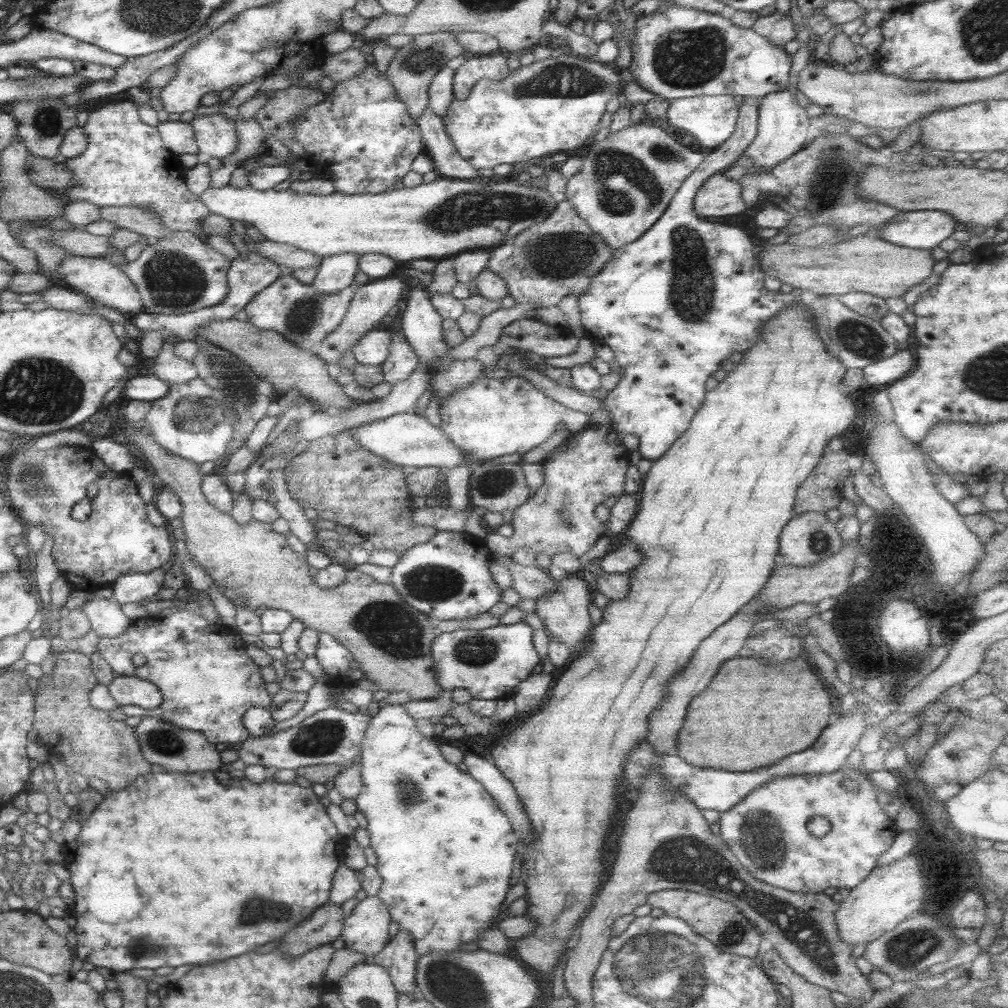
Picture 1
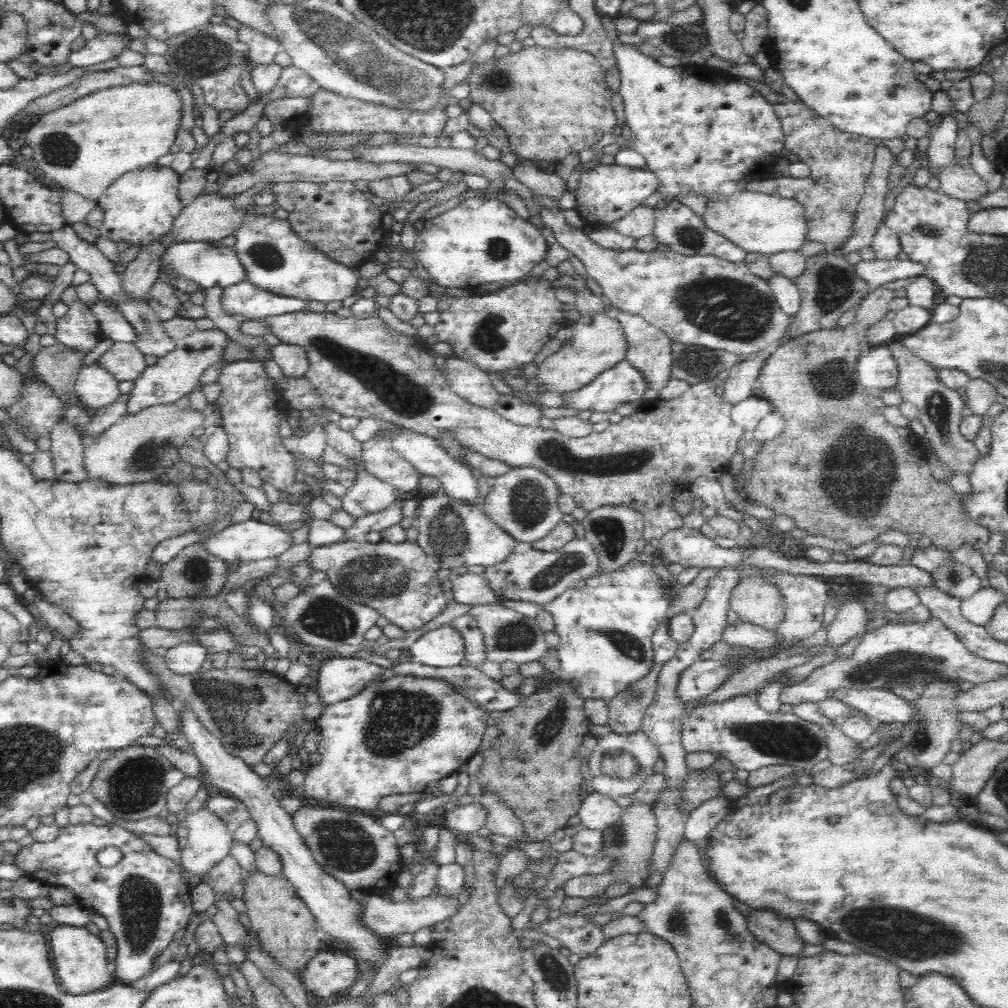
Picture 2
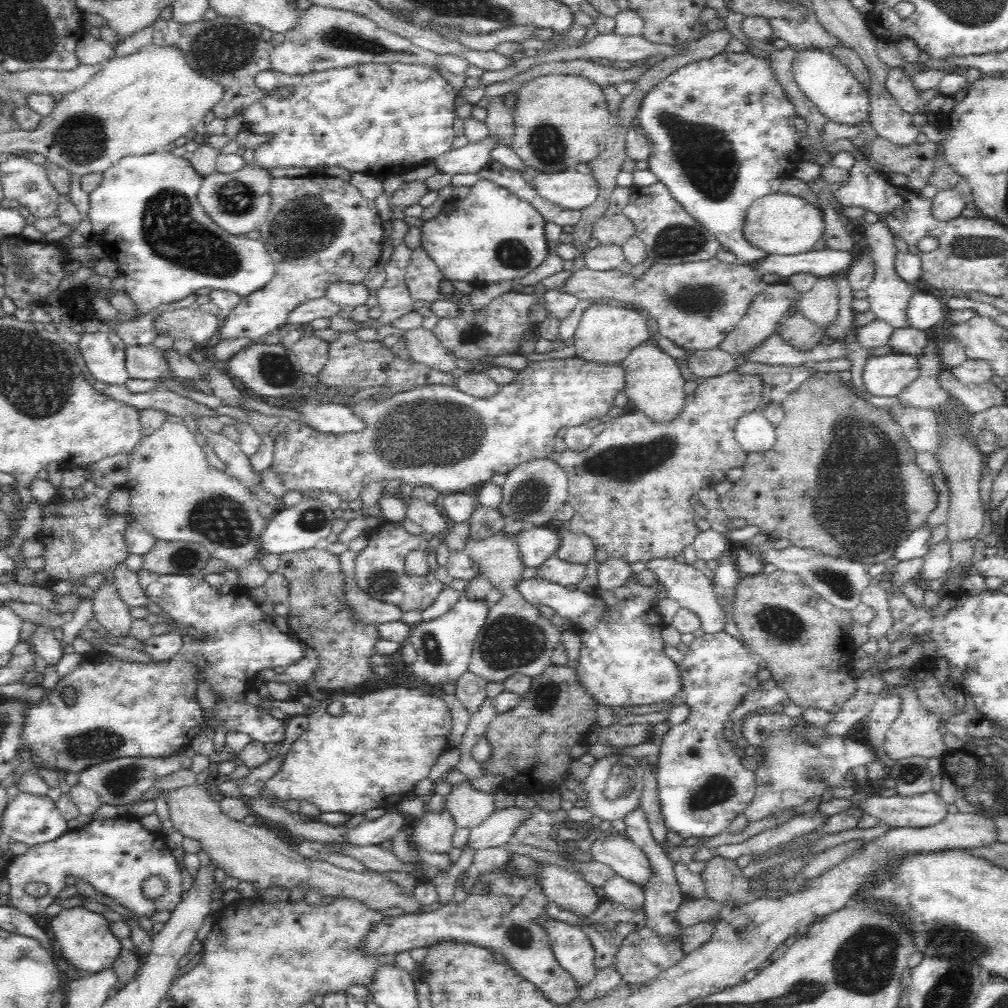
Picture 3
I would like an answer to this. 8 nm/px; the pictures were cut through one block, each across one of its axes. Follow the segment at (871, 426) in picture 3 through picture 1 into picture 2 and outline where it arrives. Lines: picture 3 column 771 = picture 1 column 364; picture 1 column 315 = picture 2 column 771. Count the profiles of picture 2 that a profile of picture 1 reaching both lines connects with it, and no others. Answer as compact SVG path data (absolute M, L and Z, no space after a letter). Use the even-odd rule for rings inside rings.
M886 285L872 289L861 300L854 322L850 322L848 326L844 326L844 328L838 328L836 326L834 329L814 331L793 339L788 339L787 341L782 340L782 344L766 359L757 380L758 394L763 399L766 399L772 408L778 408L778 413L783 417L784 426L781 434L776 436L776 438L761 443L760 452L756 452L754 460L752 460L750 480L744 482L742 488L736 490L736 492L746 500L749 500L749 502L770 508L770 510L774 511L775 516L786 514L786 516L794 520L796 527L806 530L807 535L831 538L834 541L836 540L836 542L844 542L844 544L848 544L851 548L872 542L872 540L880 536L883 532L897 530L907 536L914 532L928 536L932 541L932 546L955 554L959 553L966 546L974 546L978 550L985 550L991 532L985 526L974 522L963 511L959 496L953 491L953 488L948 482L944 483L944 481L934 479L932 471L928 467L924 446L920 448L920 451L916 452L916 446L914 448L911 447L906 438L907 435L912 434L911 429L908 426L898 427L887 425L882 414L885 404L881 402L881 398L876 393L868 392L861 387L857 380L856 365L858 359L860 355L872 348L867 341L867 330L875 322L882 320L886 316L890 308L890 302L894 298L896 298L894 289Z

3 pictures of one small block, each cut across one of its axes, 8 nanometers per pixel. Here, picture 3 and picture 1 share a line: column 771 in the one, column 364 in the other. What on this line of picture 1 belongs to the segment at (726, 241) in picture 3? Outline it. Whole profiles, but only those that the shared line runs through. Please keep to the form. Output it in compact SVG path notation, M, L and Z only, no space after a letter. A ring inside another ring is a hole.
M372 60L356 77L335 83L323 102L303 110L301 116L295 116L291 128L293 138L306 151L308 162L316 169L332 174L329 180L334 183L335 193L344 195L383 194L396 189L395 185L400 185L402 178L411 172L412 162L424 152L417 122L409 115L405 103L398 99L388 77L378 73Z

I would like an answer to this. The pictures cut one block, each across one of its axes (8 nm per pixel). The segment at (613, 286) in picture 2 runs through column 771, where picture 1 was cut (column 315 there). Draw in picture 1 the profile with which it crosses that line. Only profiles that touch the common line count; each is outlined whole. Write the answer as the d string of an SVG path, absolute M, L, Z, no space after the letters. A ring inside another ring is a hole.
M291 274L277 277L270 286L257 292L243 309L248 314L248 324L252 324L254 328L274 330L298 348L315 352L316 344L334 332L342 322L358 287L360 286L354 283L336 293L322 295L312 287L312 284L306 285Z

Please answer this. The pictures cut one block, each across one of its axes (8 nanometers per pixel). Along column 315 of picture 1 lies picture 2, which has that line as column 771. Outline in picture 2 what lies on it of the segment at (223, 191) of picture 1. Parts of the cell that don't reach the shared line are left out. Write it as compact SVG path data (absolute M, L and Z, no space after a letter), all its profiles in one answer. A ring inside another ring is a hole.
M744 190L730 198L708 201L701 216L704 226L720 233L746 253L762 254L766 258L778 252L799 251L808 242L807 218L803 206L792 198Z

